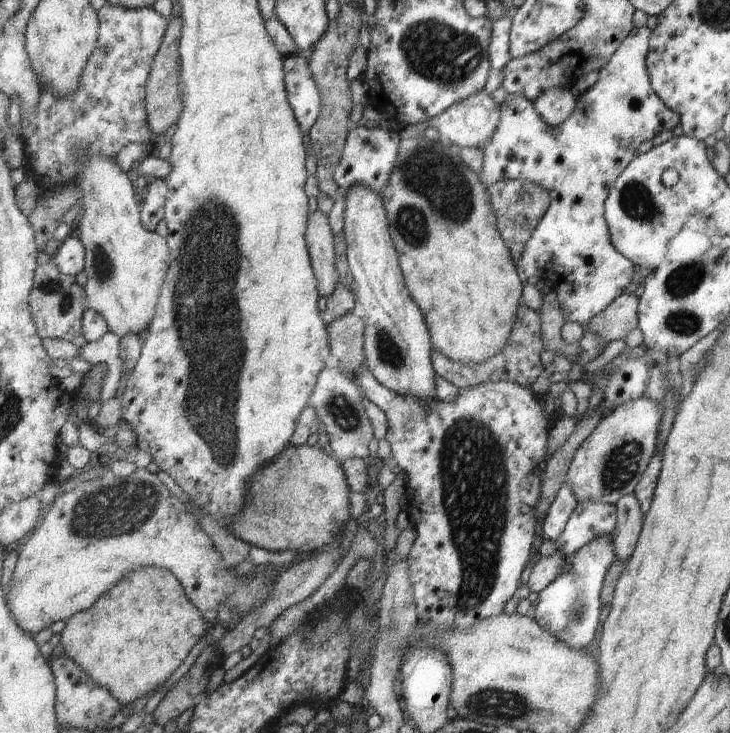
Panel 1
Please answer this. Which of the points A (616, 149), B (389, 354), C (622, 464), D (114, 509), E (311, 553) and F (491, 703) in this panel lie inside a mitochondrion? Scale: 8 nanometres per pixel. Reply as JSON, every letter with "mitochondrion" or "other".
{"A":"other","B":"mitochondrion","C":"mitochondrion","D":"mitochondrion","E":"other","F":"mitochondrion"}

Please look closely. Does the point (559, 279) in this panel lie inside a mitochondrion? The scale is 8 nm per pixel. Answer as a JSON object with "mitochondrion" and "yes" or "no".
{"mitochondrion":"no"}

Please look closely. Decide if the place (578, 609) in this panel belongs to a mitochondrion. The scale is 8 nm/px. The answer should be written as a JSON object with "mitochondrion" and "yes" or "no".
{"mitochondrion":"yes"}

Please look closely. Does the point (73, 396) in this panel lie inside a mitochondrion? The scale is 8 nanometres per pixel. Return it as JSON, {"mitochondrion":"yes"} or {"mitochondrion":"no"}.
{"mitochondrion":"no"}

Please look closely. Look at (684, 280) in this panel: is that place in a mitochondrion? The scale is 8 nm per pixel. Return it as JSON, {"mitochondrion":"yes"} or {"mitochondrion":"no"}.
{"mitochondrion":"yes"}

